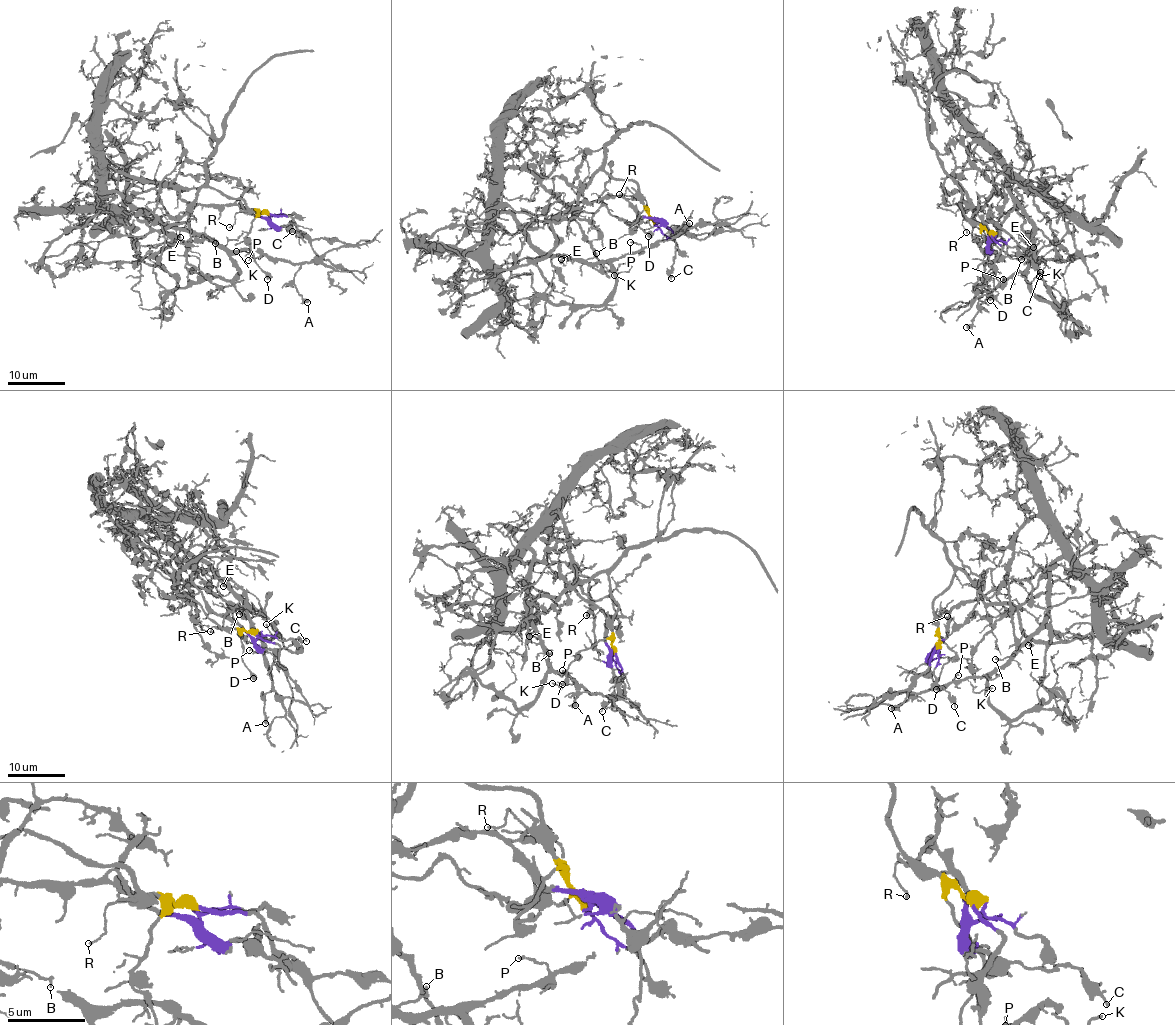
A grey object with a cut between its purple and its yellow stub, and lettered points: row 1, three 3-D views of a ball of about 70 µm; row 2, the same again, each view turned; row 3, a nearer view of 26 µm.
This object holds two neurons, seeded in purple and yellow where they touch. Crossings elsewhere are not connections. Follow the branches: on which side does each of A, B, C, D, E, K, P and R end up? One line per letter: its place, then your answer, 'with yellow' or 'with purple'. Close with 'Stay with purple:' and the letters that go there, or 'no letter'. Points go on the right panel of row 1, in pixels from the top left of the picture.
A: (966, 327) | with purple
B: (1021, 259) | with purple
C: (1040, 272) | with purple
D: (990, 300) | with yellow
E: (1033, 247) | with purple
K: (1039, 276) | with purple
P: (1003, 279) | with purple
R: (966, 232) | with yellow
Stay with purple: A, B, C, E, K, P

